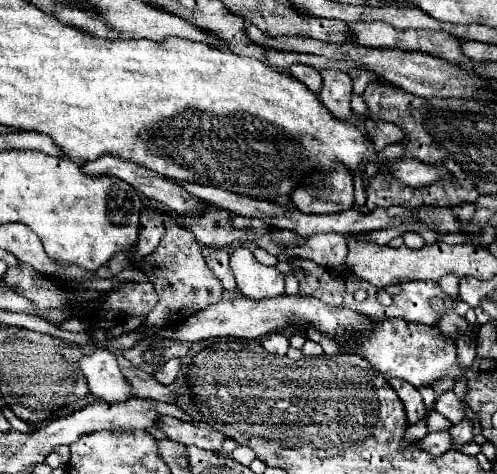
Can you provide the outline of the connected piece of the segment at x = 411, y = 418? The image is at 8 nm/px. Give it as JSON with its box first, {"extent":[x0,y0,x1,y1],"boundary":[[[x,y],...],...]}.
{"extent":[389,379,427,425],"boundary":[[[391,379],[389,385],[397,391],[399,399],[403,401],[403,407],[405,407],[405,413],[407,413],[407,421],[411,425],[427,415],[427,407],[425,407],[419,391],[411,383],[407,383],[403,379]]]}

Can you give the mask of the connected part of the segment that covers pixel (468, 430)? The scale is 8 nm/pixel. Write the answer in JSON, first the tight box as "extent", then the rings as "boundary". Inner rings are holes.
{"extent":[449,417,473,451],"boundary":[[[465,417],[459,425],[453,425],[449,429],[449,433],[451,433],[451,449],[461,451],[463,445],[467,445],[467,443],[473,441],[473,421],[469,421]]]}

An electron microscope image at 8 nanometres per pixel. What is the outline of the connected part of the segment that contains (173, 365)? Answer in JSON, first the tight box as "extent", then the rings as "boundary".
{"extent":[157,359,181,385],"boundary":[[[171,359],[159,373],[157,373],[157,379],[165,385],[169,383],[175,383],[177,377],[179,377],[179,369],[181,369],[181,361],[179,359]]]}

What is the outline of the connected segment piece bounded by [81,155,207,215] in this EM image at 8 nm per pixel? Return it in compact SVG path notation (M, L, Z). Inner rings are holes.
M99 157L95 161L87 161L83 163L83 173L87 175L107 175L107 177L119 177L123 181L127 181L131 187L135 187L139 193L143 193L149 199L155 199L159 203L163 203L165 207L169 207L175 213L187 213L187 215L195 215L203 205L199 199L191 197L187 191L183 191L183 187L179 187L177 183L165 179L163 175L145 169L141 165L135 165L131 161L121 161L117 157Z

